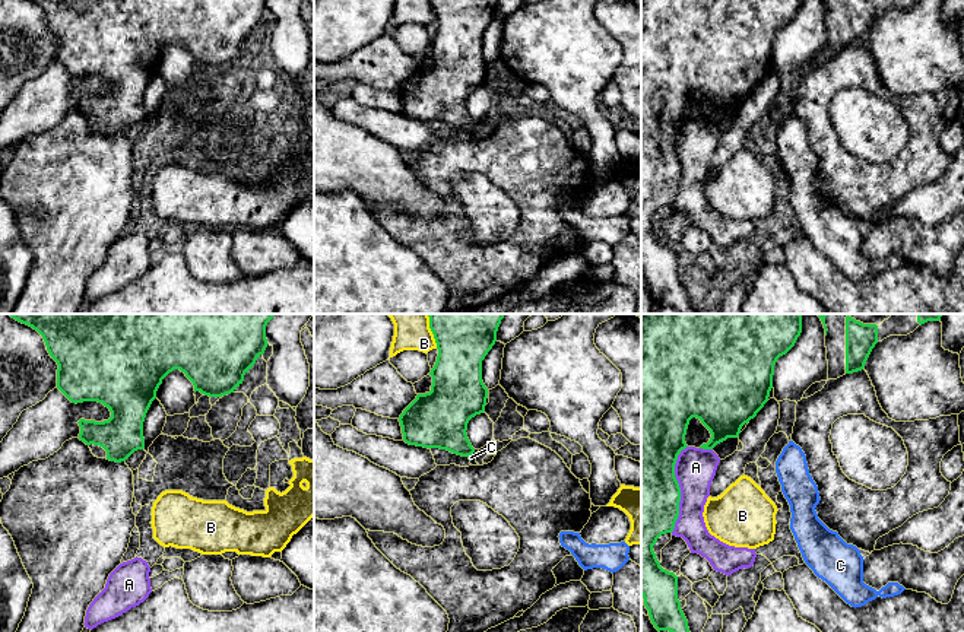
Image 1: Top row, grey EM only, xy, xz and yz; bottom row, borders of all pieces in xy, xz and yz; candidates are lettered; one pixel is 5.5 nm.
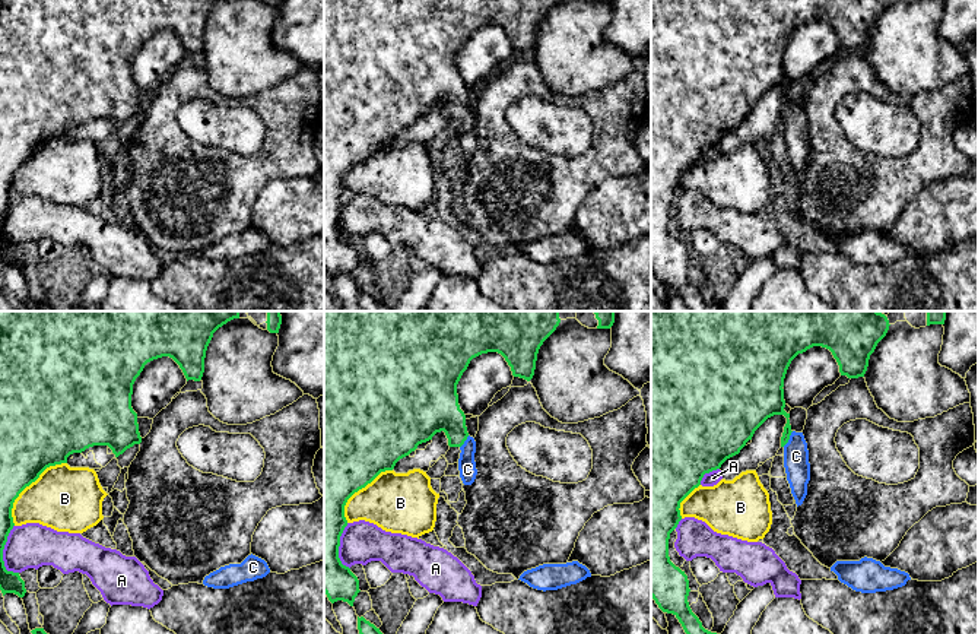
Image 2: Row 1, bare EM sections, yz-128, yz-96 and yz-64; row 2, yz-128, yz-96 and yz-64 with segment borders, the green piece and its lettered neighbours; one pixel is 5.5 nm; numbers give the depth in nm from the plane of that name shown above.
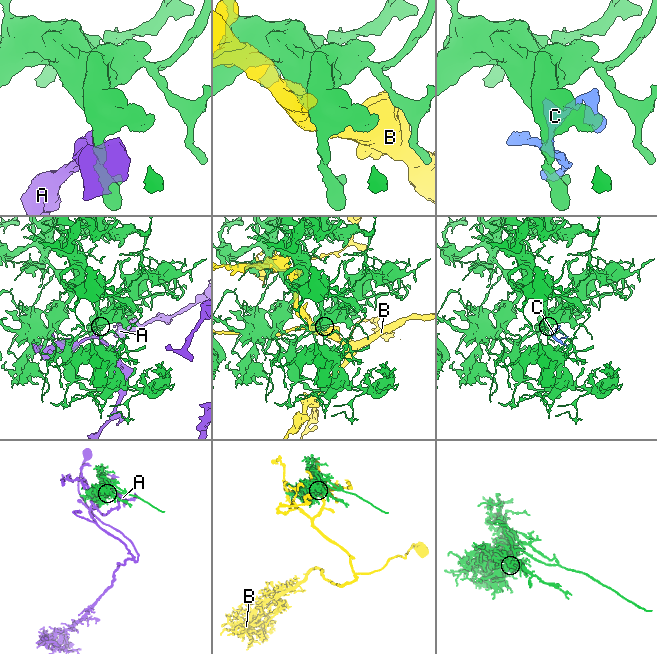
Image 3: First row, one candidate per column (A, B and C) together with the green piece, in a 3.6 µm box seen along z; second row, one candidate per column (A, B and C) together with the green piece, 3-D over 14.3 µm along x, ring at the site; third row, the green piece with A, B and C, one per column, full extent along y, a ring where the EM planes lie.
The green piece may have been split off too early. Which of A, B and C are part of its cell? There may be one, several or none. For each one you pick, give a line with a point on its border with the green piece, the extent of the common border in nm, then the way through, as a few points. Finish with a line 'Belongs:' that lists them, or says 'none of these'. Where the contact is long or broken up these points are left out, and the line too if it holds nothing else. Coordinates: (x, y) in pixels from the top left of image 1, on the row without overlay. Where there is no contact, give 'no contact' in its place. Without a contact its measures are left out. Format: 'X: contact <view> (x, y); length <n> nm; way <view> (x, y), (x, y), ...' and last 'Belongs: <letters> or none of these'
C: contact xz (471, 127); length 30 nm; way xz (440, 94), (471, 127), (471, 130)
Belongs: C

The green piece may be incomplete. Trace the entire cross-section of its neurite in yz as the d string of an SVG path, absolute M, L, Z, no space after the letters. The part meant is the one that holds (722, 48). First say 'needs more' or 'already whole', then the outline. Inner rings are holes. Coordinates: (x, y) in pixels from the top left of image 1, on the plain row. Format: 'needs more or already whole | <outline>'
already whole | M641 0L641 269L654 301L669 304L684 314L720 314L717 309L694 309L678 273L678 250L660 239L653 219L662 207L672 206L679 190L681 161L675 150L678 128L685 115L689 93L697 90L711 111L700 121L713 123L727 111L738 111L745 96L768 74L774 38L796 16L802 0Z

